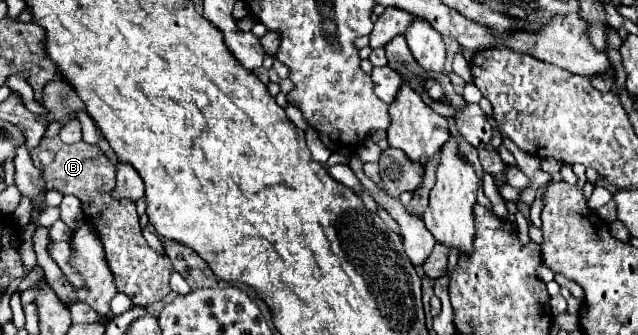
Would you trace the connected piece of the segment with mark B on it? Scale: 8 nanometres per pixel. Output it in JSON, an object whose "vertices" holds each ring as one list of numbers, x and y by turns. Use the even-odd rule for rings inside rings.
{"vertices":[[44,137,40,139,38,147,30,151,30,155,36,167,44,171,48,189,72,193,82,201,86,223,96,229,96,235,104,245,104,257,114,275,116,289,128,295,140,307,162,301,170,293,168,281,172,263,168,257,156,253,142,237,136,205,130,199,114,199,110,195,116,183,116,169,110,159,98,149,98,145,88,145,84,141,66,145,60,137]]}

